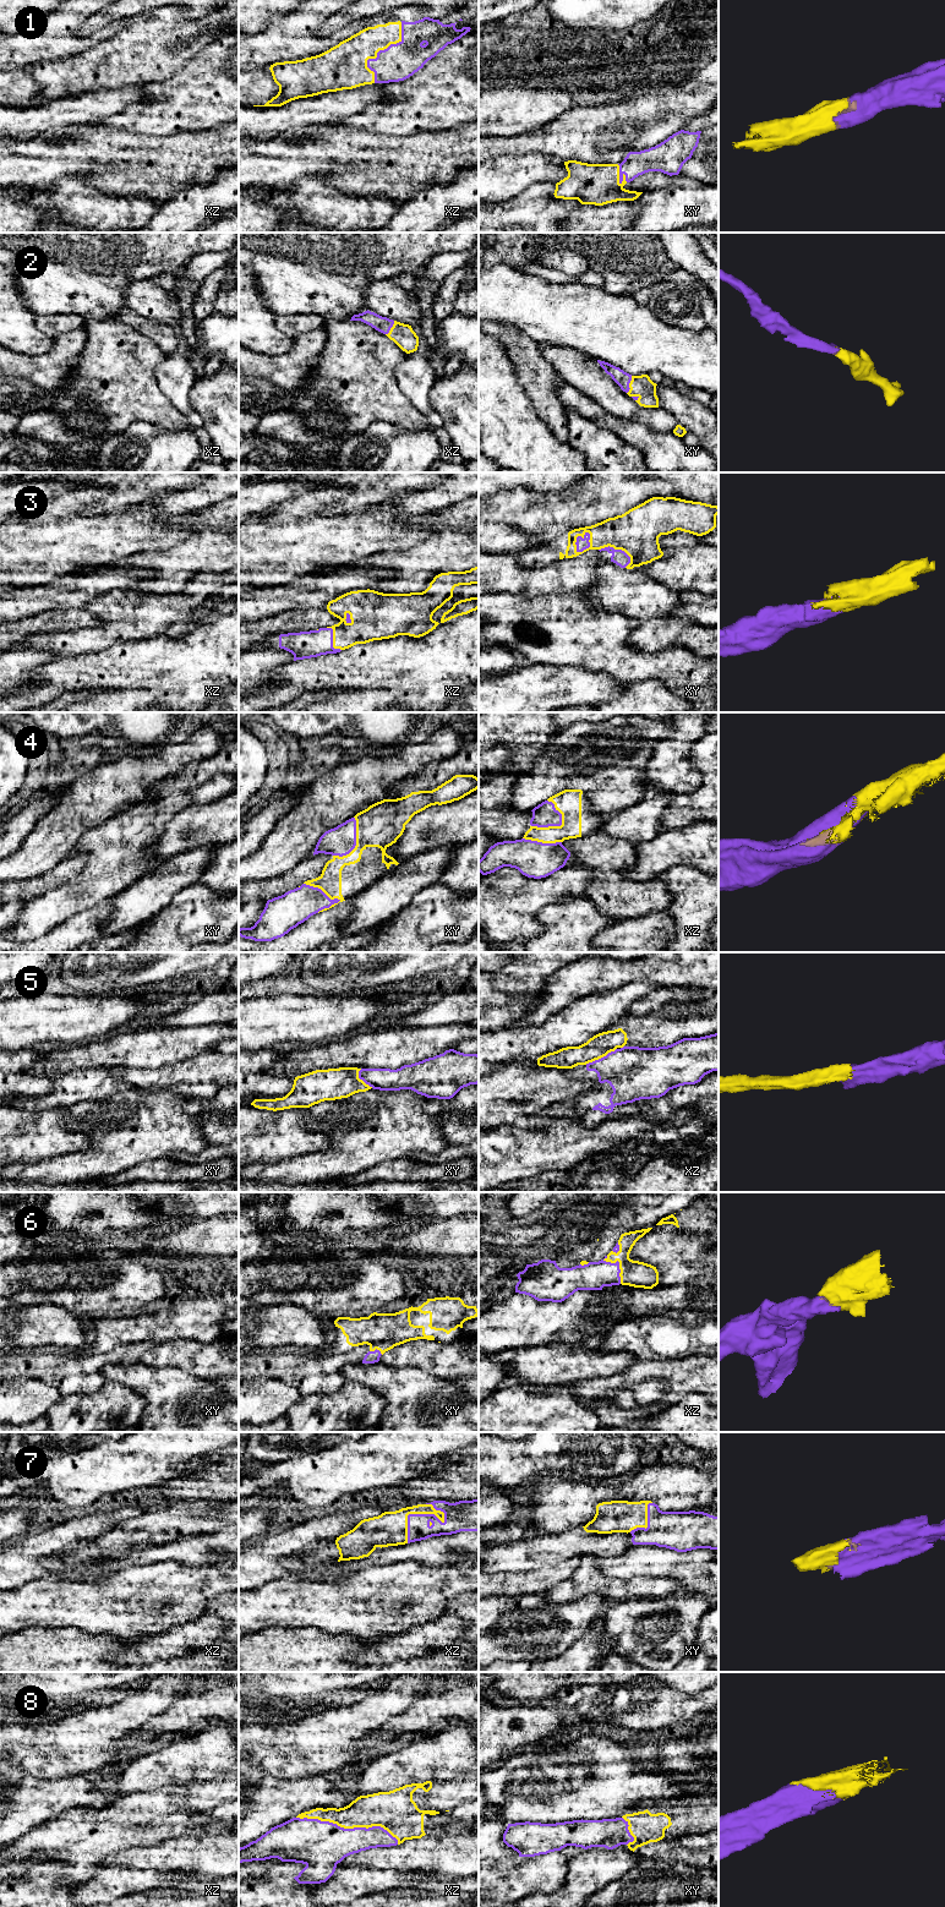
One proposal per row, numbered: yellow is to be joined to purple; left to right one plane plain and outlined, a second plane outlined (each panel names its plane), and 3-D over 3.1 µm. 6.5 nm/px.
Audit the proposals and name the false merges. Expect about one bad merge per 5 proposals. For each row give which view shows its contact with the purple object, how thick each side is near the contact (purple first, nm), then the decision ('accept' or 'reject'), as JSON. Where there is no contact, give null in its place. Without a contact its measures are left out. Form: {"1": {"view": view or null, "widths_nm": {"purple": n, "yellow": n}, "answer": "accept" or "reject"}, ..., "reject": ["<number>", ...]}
{"1": {"view": "xz", "widths_nm": {"purple": 240, "yellow": 280}, "answer": "accept"}, "2": {"view": "xy", "widths_nm": {"purple": 100, "yellow": 140}, "answer": "accept"}, "3": {"view": "xy", "widths_nm": {"purple": 80, "yellow": 190}, "answer": "accept"}, "4": {"view": "xy", "widths_nm": {"purple": 220, "yellow": 150}, "answer": "accept"}, "5": {"view": "xz", "widths_nm": {"purple": 340, "yellow": 150}, "answer": "reject"}, "6": {"view": "xz", "widths_nm": {"purple": 190, "yellow": 170}, "answer": "accept"}, "7": {"view": "xz", "widths_nm": {"purple": 150, "yellow": 220}, "answer": "accept"}, "8": {"view": "xz", "widths_nm": {"purple": 320, "yellow": 220}, "answer": "accept"}, "reject": ["5"]}

